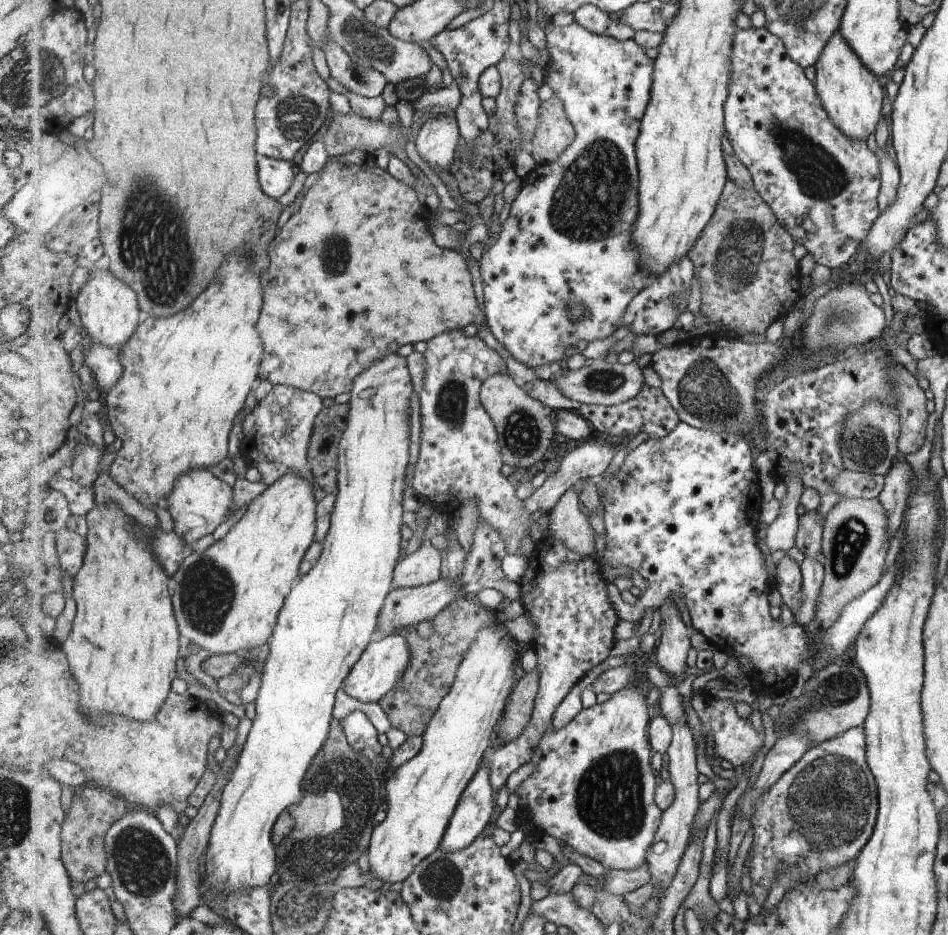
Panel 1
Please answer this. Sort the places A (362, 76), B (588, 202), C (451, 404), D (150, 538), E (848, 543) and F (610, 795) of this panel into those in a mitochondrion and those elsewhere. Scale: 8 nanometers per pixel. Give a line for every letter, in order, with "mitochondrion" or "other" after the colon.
A: mitochondrion
B: mitochondrion
C: mitochondrion
D: other
E: mitochondrion
F: mitochondrion

